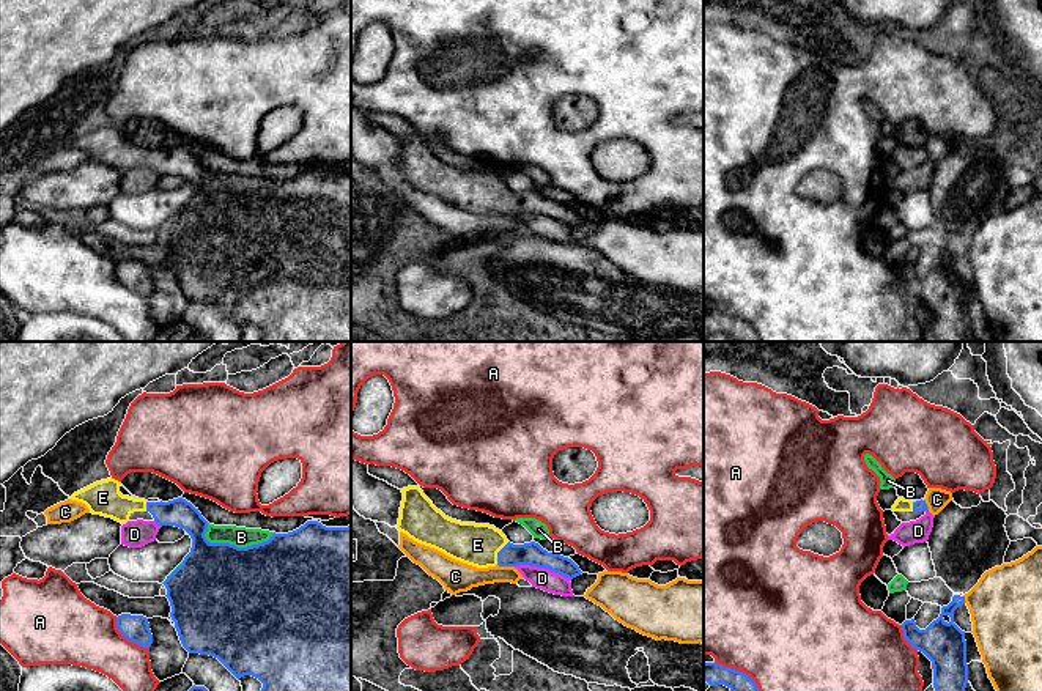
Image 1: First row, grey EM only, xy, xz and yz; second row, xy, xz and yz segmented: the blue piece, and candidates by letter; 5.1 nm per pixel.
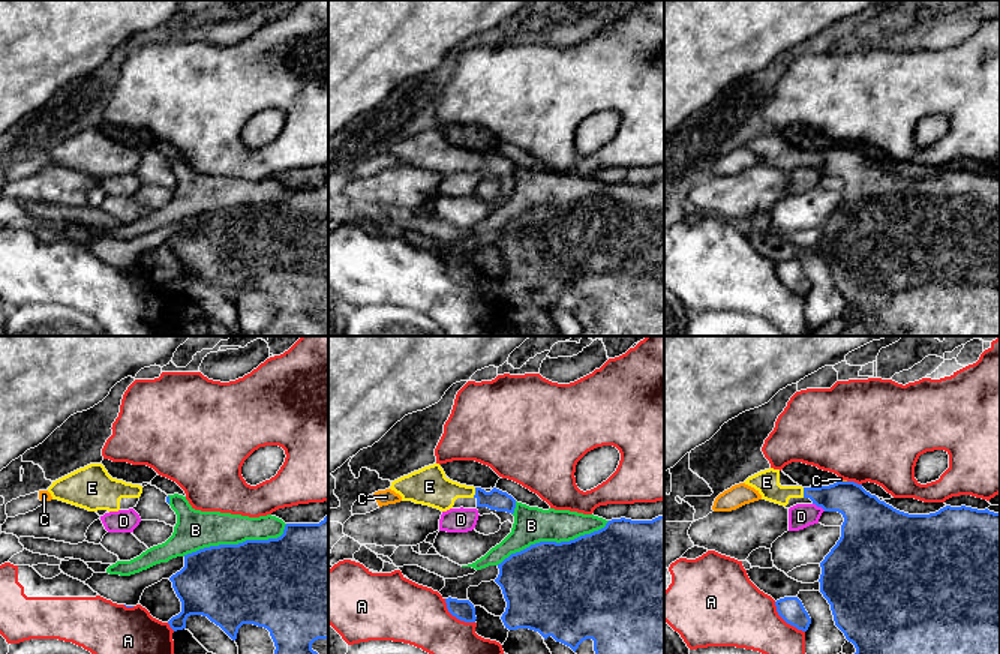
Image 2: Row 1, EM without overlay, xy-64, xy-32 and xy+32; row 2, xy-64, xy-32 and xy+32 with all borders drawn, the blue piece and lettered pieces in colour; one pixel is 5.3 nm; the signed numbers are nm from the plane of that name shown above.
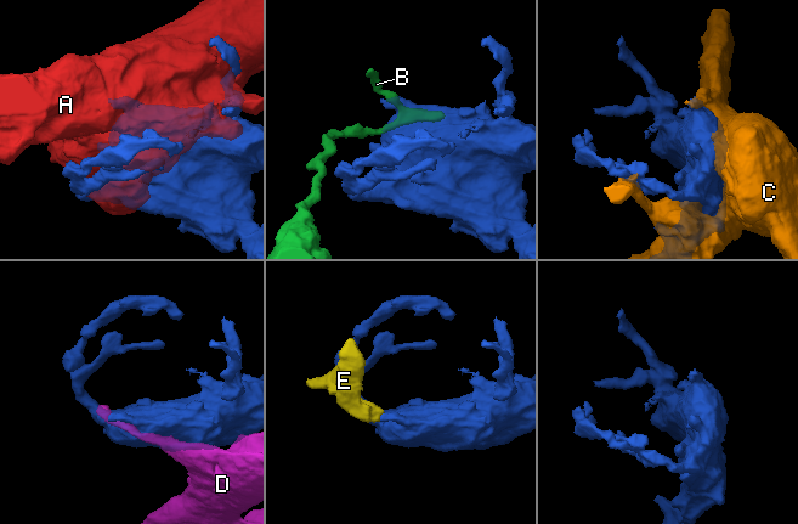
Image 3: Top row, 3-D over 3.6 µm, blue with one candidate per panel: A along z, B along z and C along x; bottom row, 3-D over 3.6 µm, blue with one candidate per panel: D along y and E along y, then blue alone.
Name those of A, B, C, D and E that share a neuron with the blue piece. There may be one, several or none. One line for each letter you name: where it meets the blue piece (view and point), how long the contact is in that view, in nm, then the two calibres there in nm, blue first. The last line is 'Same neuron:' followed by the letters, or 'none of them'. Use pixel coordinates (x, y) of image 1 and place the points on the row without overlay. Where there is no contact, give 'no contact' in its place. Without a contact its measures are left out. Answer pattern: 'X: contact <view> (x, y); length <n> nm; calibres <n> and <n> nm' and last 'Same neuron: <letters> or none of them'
E: contact xz (498, 200); length 140 nm; calibres 120 and 220 nm
Same neuron: E

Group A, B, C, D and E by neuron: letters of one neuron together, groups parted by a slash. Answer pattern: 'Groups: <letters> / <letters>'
Groups: A / B / C / D / E

